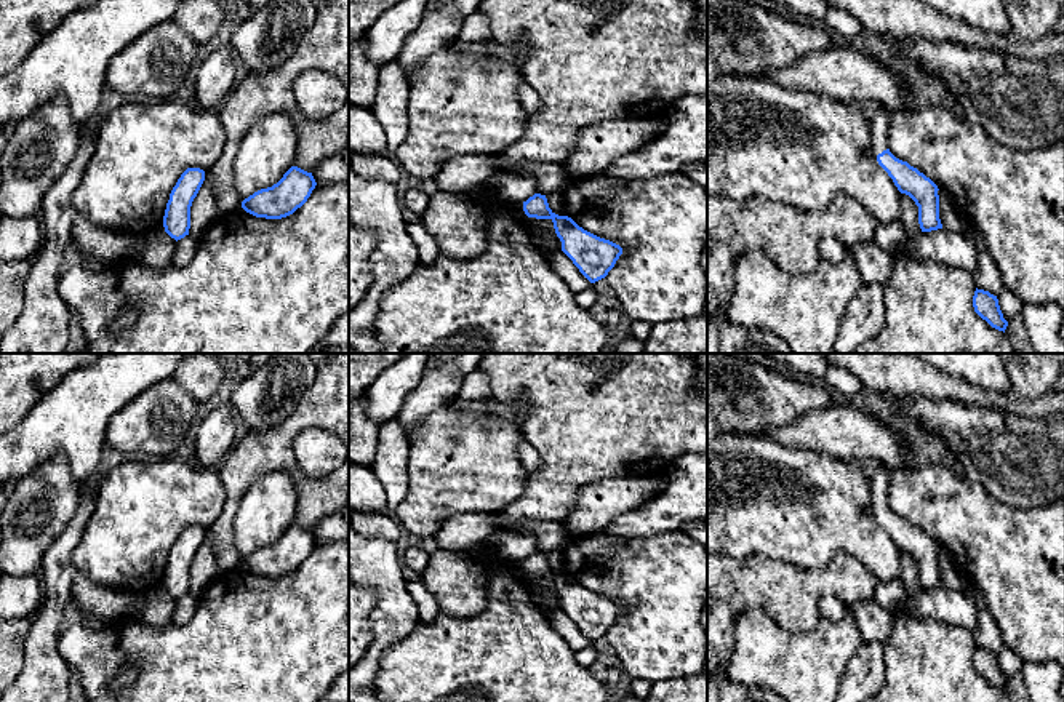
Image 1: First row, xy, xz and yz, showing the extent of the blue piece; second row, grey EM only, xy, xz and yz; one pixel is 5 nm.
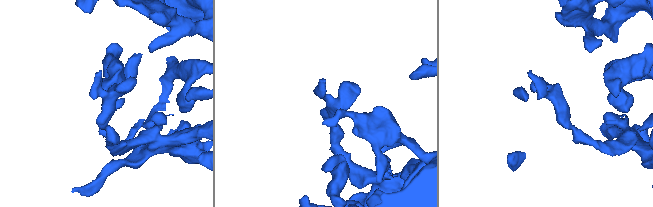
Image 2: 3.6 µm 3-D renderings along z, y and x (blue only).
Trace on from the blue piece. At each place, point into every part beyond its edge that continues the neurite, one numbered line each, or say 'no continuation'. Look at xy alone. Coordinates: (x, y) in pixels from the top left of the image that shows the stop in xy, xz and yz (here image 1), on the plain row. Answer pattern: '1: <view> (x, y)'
no continuation

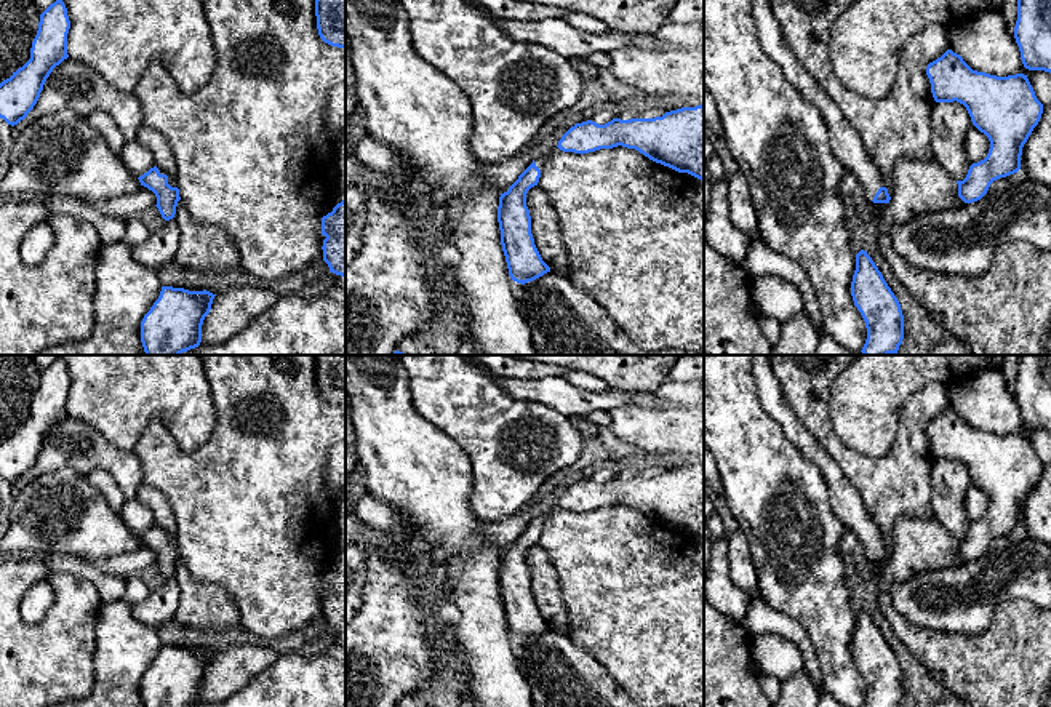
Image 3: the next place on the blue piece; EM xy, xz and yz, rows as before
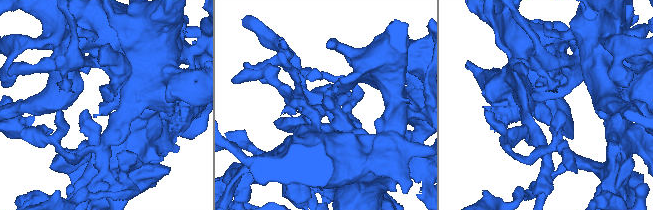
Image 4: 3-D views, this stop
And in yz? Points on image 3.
1: yz (845, 498)

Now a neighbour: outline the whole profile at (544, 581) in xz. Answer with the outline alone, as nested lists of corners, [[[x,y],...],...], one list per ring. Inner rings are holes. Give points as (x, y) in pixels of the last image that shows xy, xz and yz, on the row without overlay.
[[[534,544],[526,552],[531,574],[531,592],[542,619],[552,630],[568,633],[569,617],[561,600],[558,574],[547,552]]]

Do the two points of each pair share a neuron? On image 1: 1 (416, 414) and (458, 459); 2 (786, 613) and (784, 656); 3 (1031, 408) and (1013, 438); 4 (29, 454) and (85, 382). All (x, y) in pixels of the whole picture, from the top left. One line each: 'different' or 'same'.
1: different
2: different
3: different
4: same

